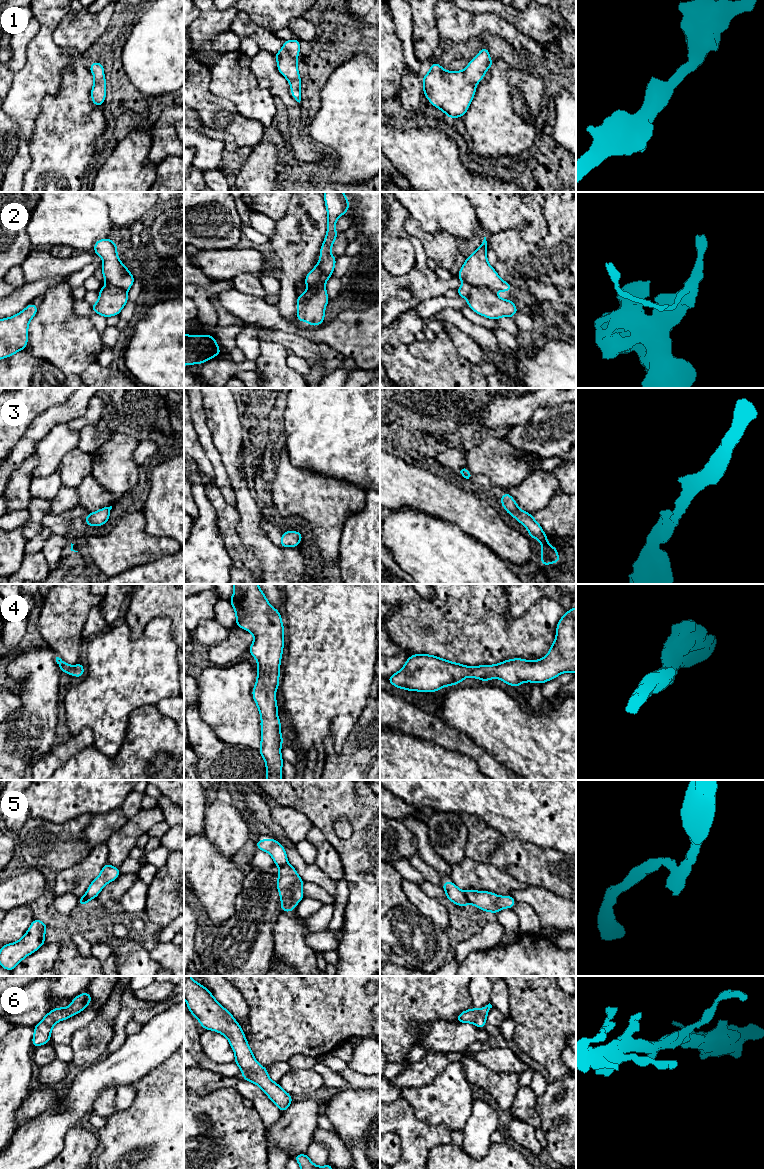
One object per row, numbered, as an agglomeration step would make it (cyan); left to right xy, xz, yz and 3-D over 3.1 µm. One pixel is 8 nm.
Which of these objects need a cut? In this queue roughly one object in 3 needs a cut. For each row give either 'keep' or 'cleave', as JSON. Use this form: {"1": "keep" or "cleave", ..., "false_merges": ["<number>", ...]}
{"1": "keep", "2": "cleave", "3": "keep", "4": "keep", "5": "cleave", "6": "keep", "false_merges": ["2", "5"]}

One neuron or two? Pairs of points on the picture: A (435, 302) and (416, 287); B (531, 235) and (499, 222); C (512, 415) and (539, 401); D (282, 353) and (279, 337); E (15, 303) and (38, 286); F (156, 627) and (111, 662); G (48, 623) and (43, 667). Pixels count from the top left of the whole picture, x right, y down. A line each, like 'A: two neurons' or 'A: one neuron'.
A: two neurons
B: one neuron
C: one neuron
D: two neurons
E: one neuron
F: one neuron
G: two neurons

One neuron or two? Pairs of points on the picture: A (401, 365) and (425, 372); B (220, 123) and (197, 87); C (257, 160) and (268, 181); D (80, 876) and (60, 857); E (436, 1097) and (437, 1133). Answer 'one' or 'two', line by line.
A: one
B: one
C: one
D: two
E: two

